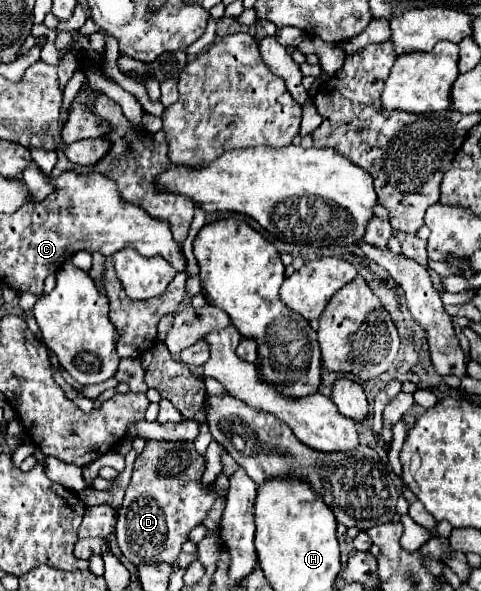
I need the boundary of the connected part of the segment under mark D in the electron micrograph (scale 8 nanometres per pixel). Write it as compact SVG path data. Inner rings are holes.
M146 442L146 448L134 462L132 482L126 488L116 522L118 548L132 564L176 562L188 532L202 524L216 498L228 492L228 478L222 474L212 490L202 488L202 472L204 458L194 450L192 442Z

